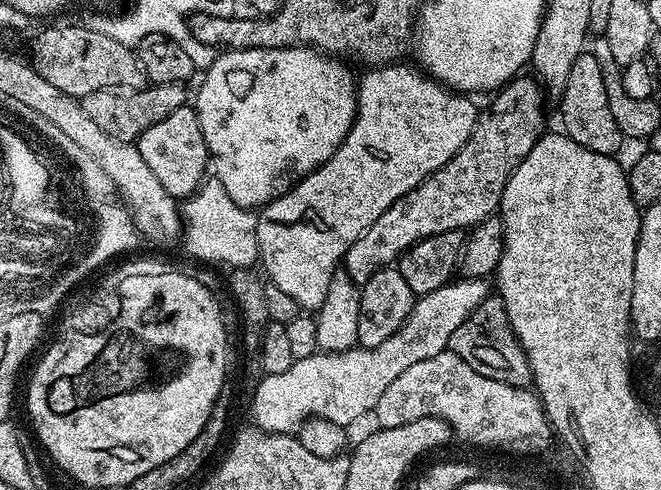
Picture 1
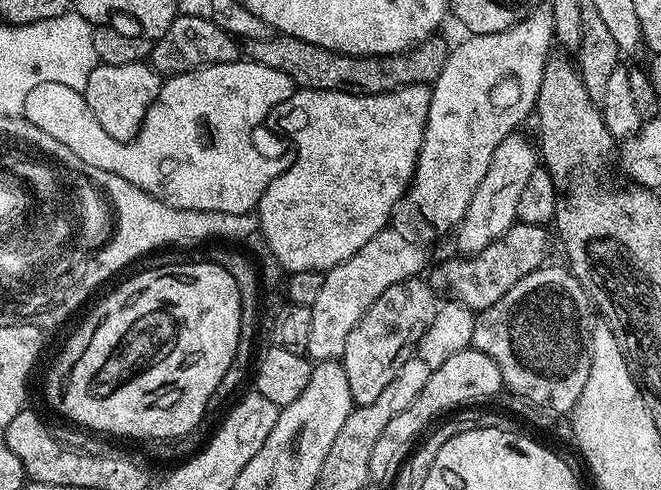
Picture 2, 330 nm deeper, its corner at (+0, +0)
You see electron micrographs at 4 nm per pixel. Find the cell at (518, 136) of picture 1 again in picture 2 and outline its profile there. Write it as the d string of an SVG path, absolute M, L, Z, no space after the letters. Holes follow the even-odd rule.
M383 228L374 234L374 238L370 238L370 242L366 242L366 246L362 246L362 250L358 250L358 254L324 273L322 290L311 306L312 325L306 353L309 360L340 360L344 355L346 338L350 338L350 330L358 326L362 314L374 306L376 299L385 290L390 290L390 286L419 277L425 271L423 250L402 233L395 232L394 228Z

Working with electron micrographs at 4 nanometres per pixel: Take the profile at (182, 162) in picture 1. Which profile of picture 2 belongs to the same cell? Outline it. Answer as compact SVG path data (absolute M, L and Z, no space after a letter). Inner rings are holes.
M148 62L126 66L97 63L90 78L86 78L86 86L82 95L84 101L90 106L94 118L98 118L98 126L102 126L102 130L106 130L110 138L135 140L148 113L148 107L155 102L160 92L161 83L161 73Z

